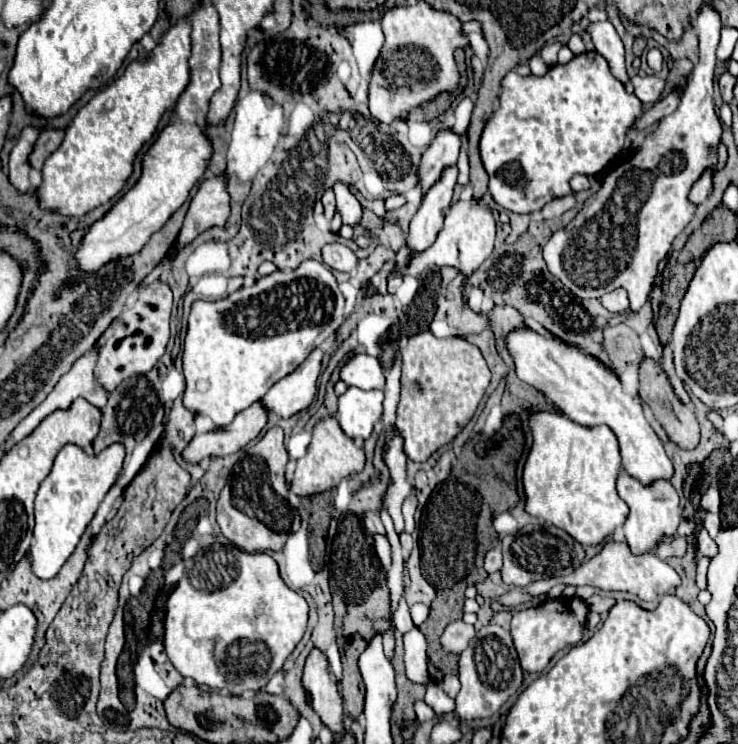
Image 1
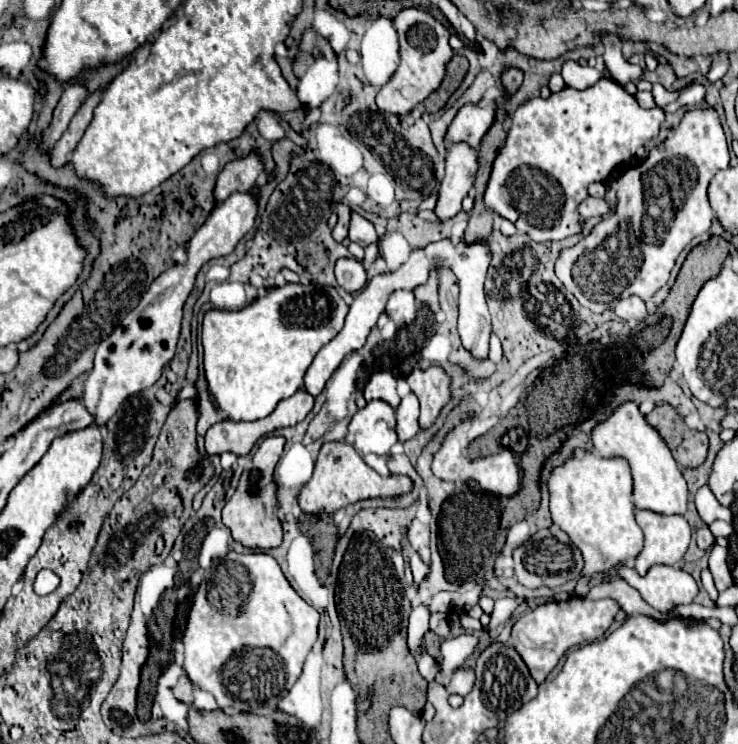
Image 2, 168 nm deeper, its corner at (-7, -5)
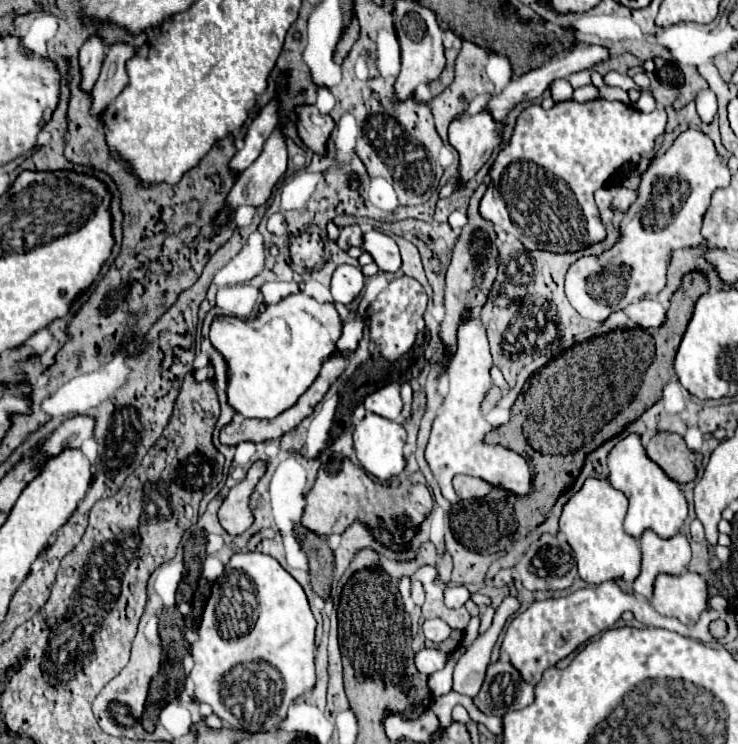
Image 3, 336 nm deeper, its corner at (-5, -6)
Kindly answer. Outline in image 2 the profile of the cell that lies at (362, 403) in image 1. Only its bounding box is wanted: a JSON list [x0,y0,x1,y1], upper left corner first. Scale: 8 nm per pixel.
[348,401,396,457]

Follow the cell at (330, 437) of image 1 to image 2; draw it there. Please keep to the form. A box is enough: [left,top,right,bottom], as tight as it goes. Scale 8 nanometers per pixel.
[298,441,412,513]

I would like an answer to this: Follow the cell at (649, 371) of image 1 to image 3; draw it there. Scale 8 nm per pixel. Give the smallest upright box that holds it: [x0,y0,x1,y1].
[646,432,702,484]

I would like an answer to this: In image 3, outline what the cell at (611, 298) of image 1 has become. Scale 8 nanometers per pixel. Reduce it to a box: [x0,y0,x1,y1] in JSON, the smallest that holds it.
[624,300,666,328]

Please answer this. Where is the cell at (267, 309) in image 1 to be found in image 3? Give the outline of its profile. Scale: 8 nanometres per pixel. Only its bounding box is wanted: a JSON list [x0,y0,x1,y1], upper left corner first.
[210,292,342,418]

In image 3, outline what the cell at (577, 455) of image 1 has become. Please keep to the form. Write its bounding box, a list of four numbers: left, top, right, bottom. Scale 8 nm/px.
[560,478,640,584]

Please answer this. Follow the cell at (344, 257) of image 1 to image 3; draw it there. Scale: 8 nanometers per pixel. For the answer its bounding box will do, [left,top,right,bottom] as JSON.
[332,266,364,304]

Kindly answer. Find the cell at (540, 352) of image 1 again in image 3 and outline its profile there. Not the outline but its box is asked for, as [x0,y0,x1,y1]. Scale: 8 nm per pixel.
[608,434,688,540]

